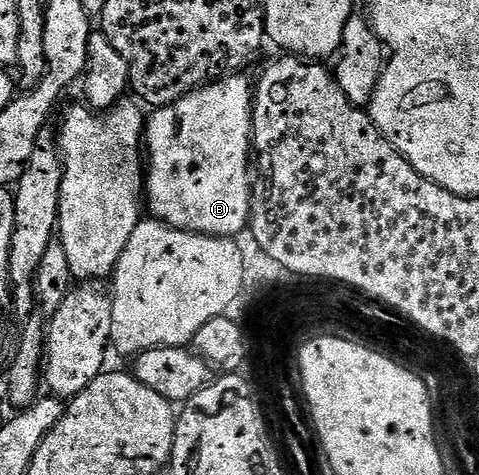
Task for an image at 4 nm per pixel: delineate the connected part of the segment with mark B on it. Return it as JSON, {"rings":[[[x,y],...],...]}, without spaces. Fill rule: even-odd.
{"rings":[[[229,75],[200,86],[193,93],[187,93],[182,99],[178,99],[175,105],[162,105],[155,110],[156,113],[146,121],[146,209],[157,221],[181,229],[184,233],[201,233],[207,237],[235,238],[235,233],[240,233],[249,228],[252,207],[254,204],[254,177],[248,174],[248,165],[253,164],[254,150],[252,147],[252,94],[253,82],[247,81],[244,75]]]}

